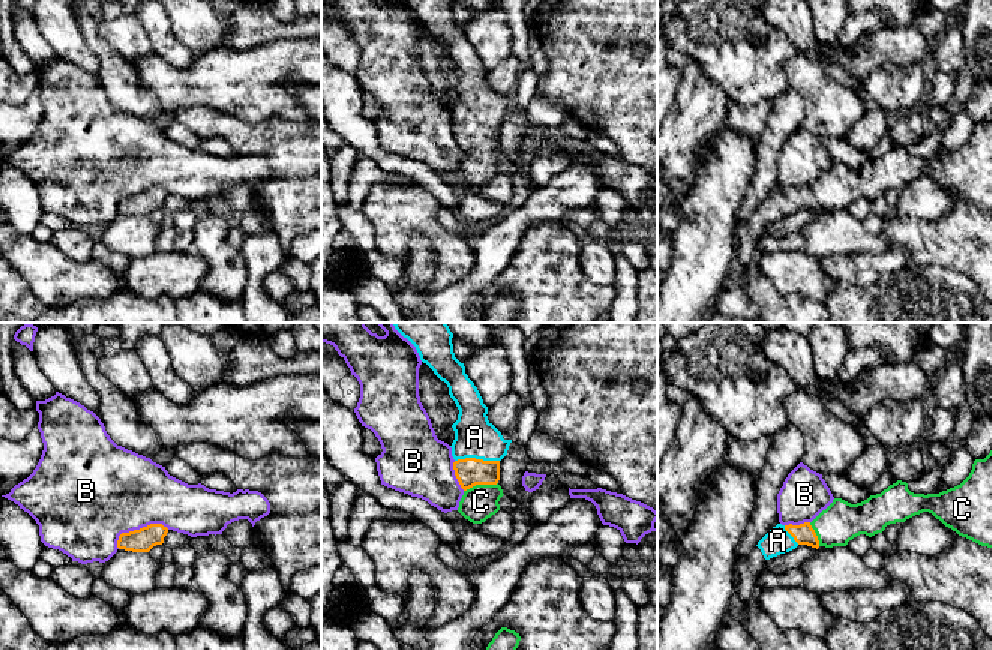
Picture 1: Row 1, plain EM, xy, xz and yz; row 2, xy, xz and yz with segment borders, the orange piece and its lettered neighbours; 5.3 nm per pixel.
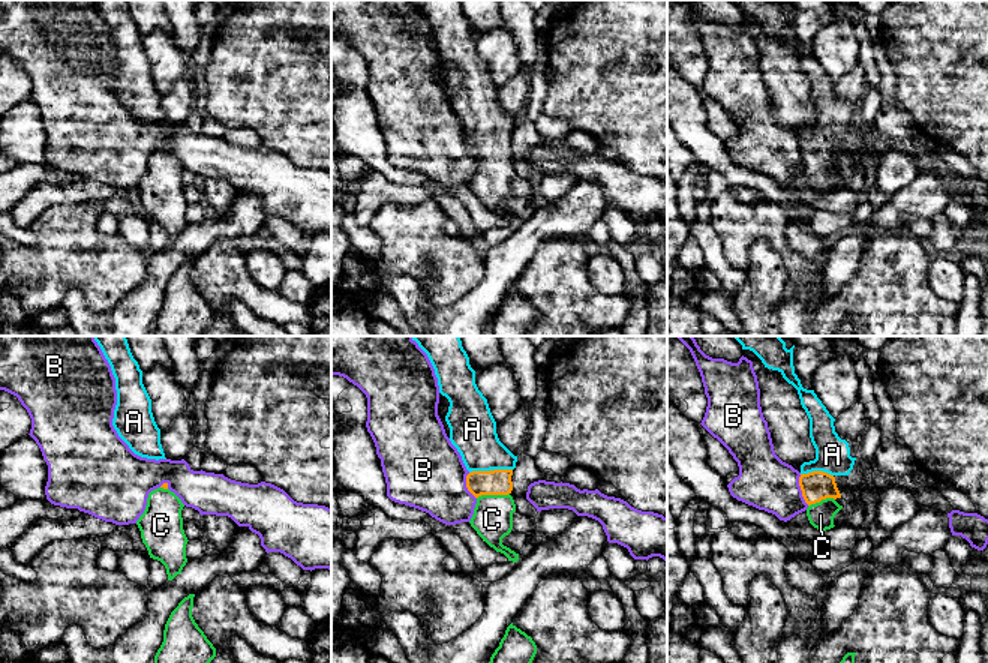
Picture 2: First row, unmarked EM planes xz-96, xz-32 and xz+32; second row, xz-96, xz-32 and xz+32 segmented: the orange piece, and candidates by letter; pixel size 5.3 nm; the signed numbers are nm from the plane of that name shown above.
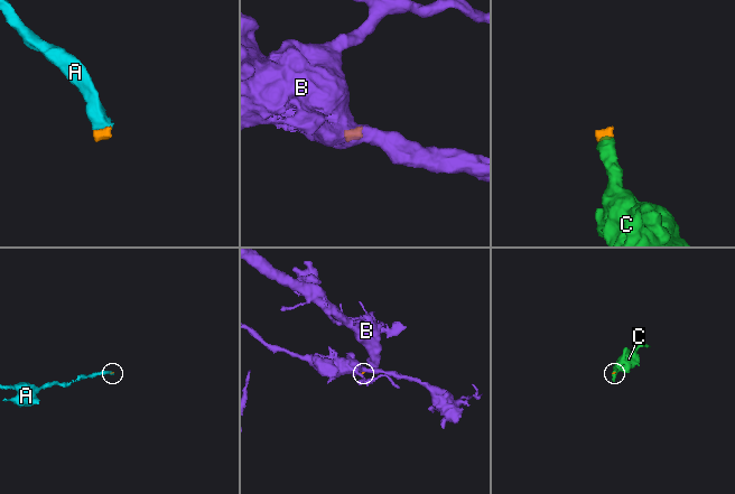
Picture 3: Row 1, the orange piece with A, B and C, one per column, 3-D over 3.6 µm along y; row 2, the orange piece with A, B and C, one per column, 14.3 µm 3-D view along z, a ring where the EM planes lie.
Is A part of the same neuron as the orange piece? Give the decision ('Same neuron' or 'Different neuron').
Same neuron

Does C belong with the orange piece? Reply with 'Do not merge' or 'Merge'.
Merge

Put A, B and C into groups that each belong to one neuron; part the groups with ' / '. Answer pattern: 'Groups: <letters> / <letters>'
Groups: A C / B

